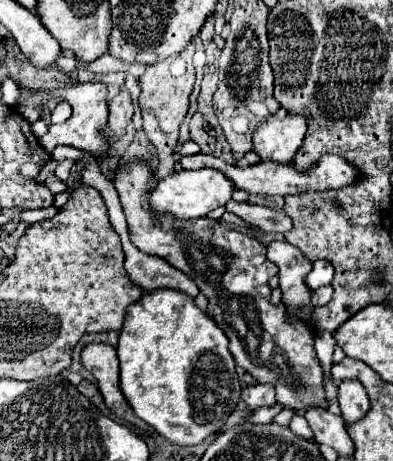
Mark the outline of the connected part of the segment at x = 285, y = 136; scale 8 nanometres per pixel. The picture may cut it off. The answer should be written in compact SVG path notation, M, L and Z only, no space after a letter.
M277 110L263 124L255 128L253 150L261 160L291 162L307 132L307 116Z

